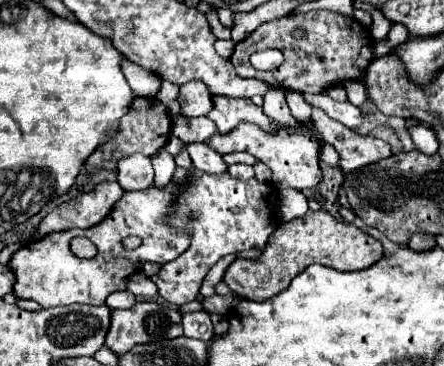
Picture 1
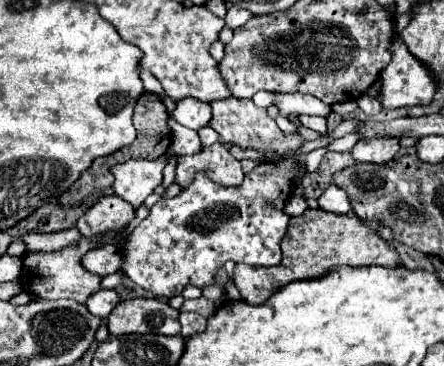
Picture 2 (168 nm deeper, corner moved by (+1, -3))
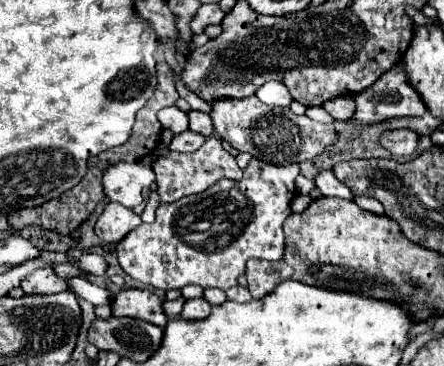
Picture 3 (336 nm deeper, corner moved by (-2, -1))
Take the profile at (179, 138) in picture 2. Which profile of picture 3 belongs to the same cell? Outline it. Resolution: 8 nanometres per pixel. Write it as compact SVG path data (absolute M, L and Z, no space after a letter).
M167 107L159 111L159 121L163 123L165 129L173 131L173 135L181 135L189 129L189 119L187 113L177 109L177 107Z

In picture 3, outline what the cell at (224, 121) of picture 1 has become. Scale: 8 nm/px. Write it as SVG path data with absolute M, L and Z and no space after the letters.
M255 95L245 99L219 99L213 103L211 119L215 125L217 135L231 143L237 151L247 151L253 157L275 163L275 165L289 165L313 159L325 151L327 145L337 141L337 131L331 123L317 123L309 117L293 115L291 109L283 107L269 107L261 103Z

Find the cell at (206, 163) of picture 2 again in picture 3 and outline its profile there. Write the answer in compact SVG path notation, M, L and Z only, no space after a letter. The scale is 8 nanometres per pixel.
M209 137L197 151L193 153L179 153L179 151L169 151L165 157L161 157L155 163L155 175L157 175L157 191L161 197L161 203L173 203L185 195L191 193L201 193L207 187L211 187L215 181L227 177L233 181L239 181L243 177L243 171L239 169L235 157L227 153L217 137Z

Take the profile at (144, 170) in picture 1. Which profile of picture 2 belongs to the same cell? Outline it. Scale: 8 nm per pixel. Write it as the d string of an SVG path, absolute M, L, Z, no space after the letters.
M162 155L158 159L132 159L112 167L114 175L114 193L128 201L134 209L142 205L142 201L162 183L162 171L168 163L168 157Z

